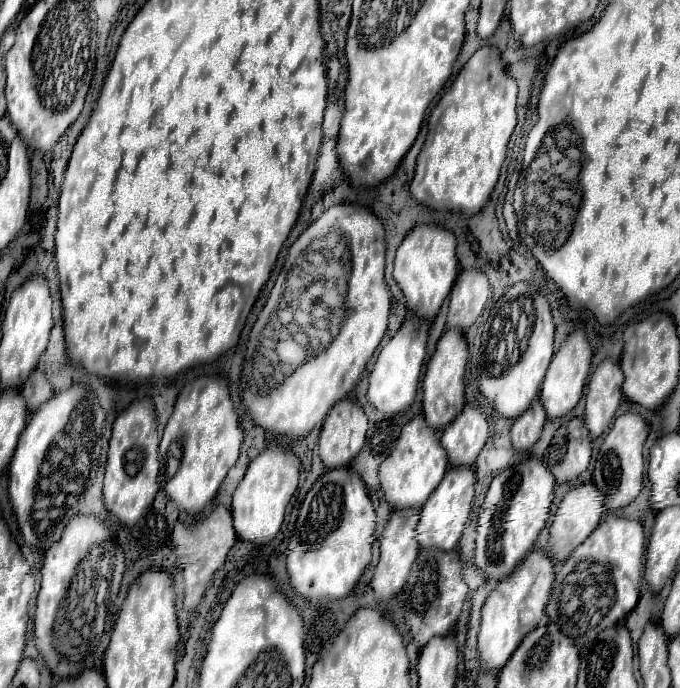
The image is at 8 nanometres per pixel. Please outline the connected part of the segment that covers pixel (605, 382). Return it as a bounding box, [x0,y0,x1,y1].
[585,358,623,438]

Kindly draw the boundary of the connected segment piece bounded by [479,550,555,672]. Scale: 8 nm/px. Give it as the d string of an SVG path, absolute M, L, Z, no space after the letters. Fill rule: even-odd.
M533 550L517 566L517 570L513 570L513 576L501 580L495 590L487 596L479 628L479 656L483 672L501 670L519 646L519 642L539 624L549 602L553 580L553 560L545 552Z

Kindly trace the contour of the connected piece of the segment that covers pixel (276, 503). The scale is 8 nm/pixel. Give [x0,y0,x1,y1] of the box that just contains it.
[231,444,301,544]

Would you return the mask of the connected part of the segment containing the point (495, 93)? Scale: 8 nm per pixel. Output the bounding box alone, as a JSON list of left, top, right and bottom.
[411,46,517,214]

